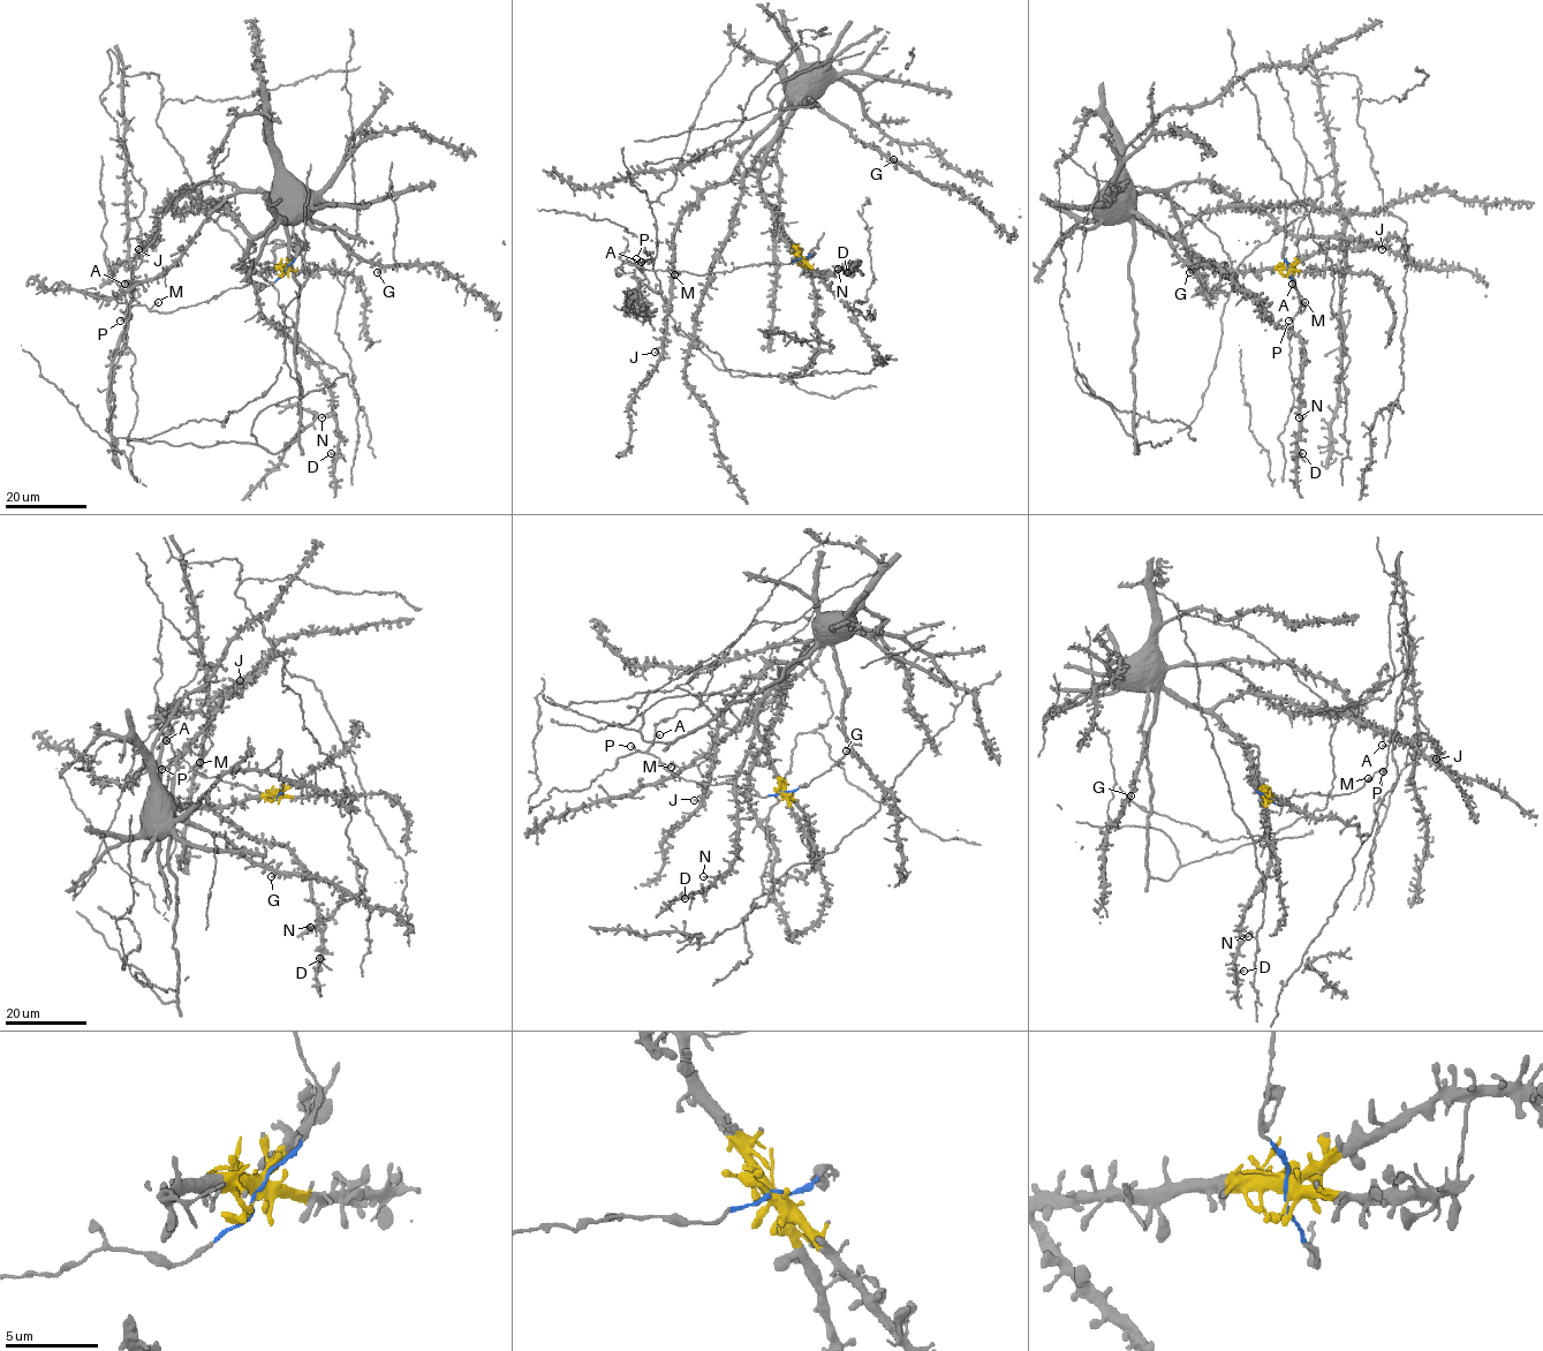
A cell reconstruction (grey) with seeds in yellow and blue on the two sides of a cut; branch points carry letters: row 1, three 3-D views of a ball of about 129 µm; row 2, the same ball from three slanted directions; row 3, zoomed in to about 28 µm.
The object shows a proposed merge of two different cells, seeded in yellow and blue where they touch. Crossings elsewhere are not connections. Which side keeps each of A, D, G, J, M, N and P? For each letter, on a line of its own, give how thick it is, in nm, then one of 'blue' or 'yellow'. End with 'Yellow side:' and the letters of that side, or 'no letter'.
A: calibre 280 nm; blue
D: calibre 420 nm; yellow
G: calibre 400 nm; yellow
J: calibre 160 nm; yellow
M: calibre 280 nm; blue
N: calibre 160 nm; yellow
P: calibre 400 nm; blue
Yellow side: D, G, J, N

